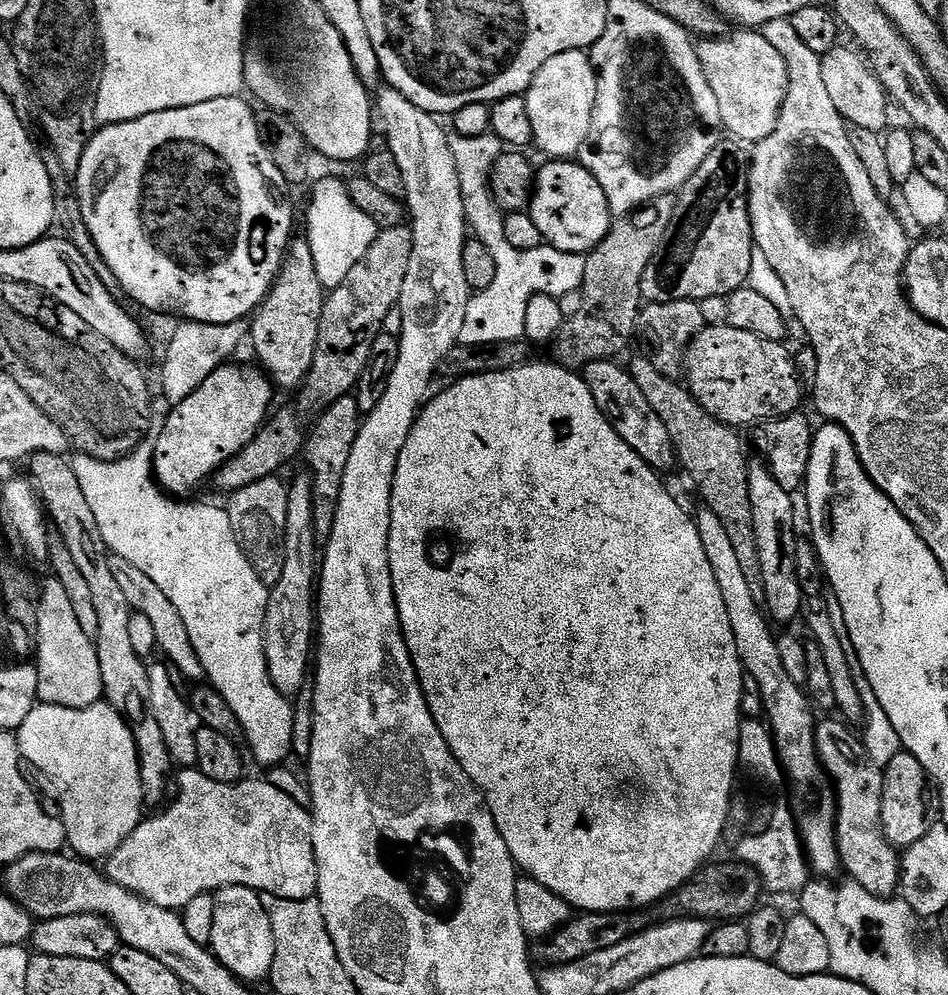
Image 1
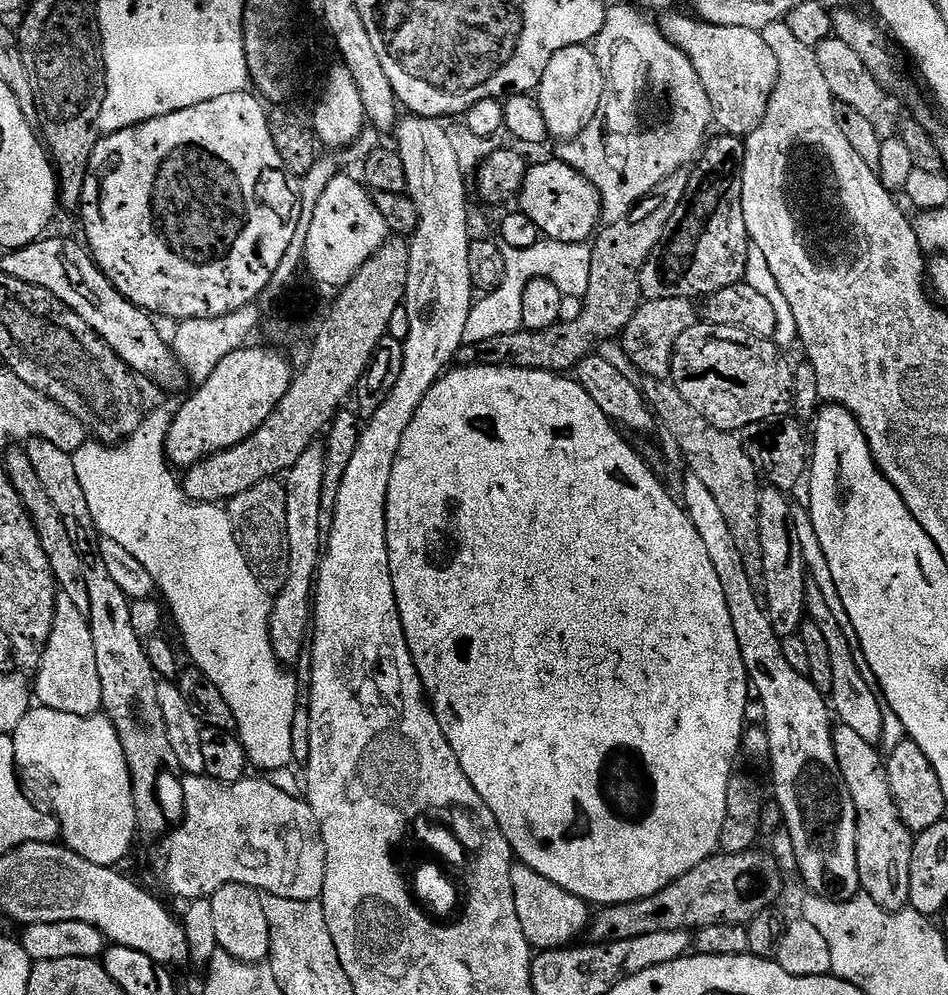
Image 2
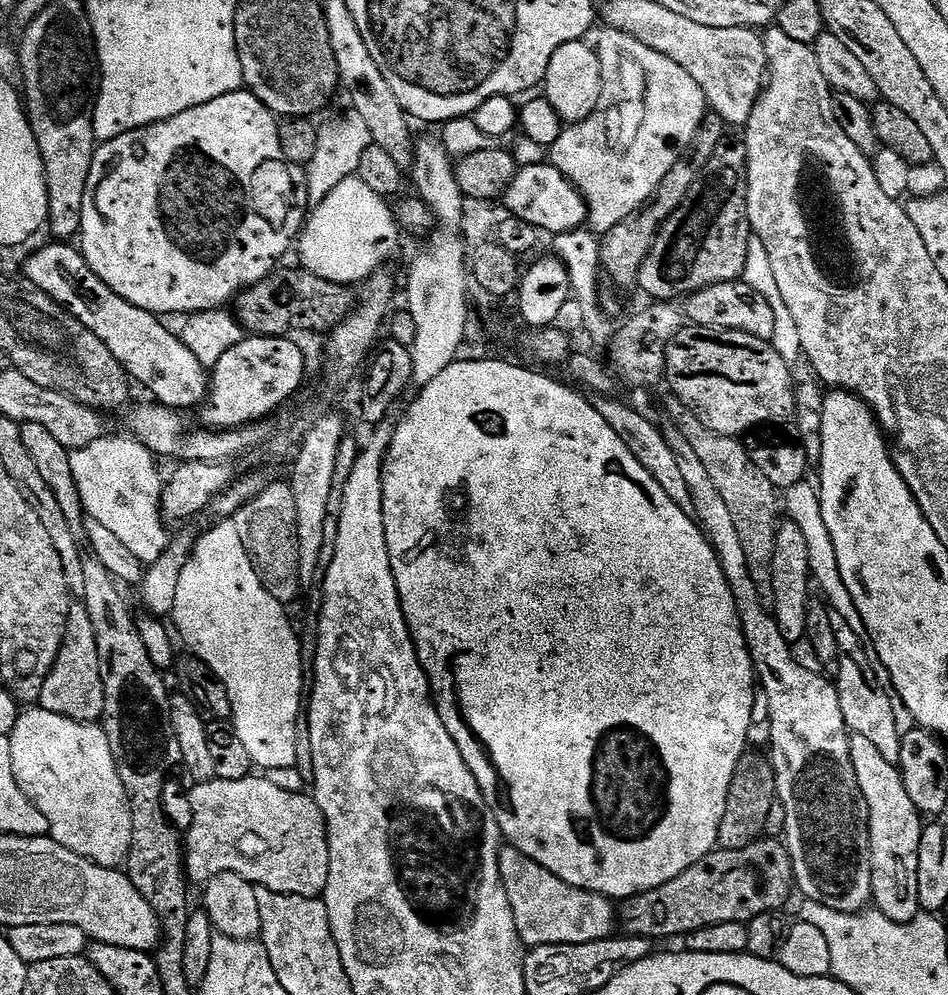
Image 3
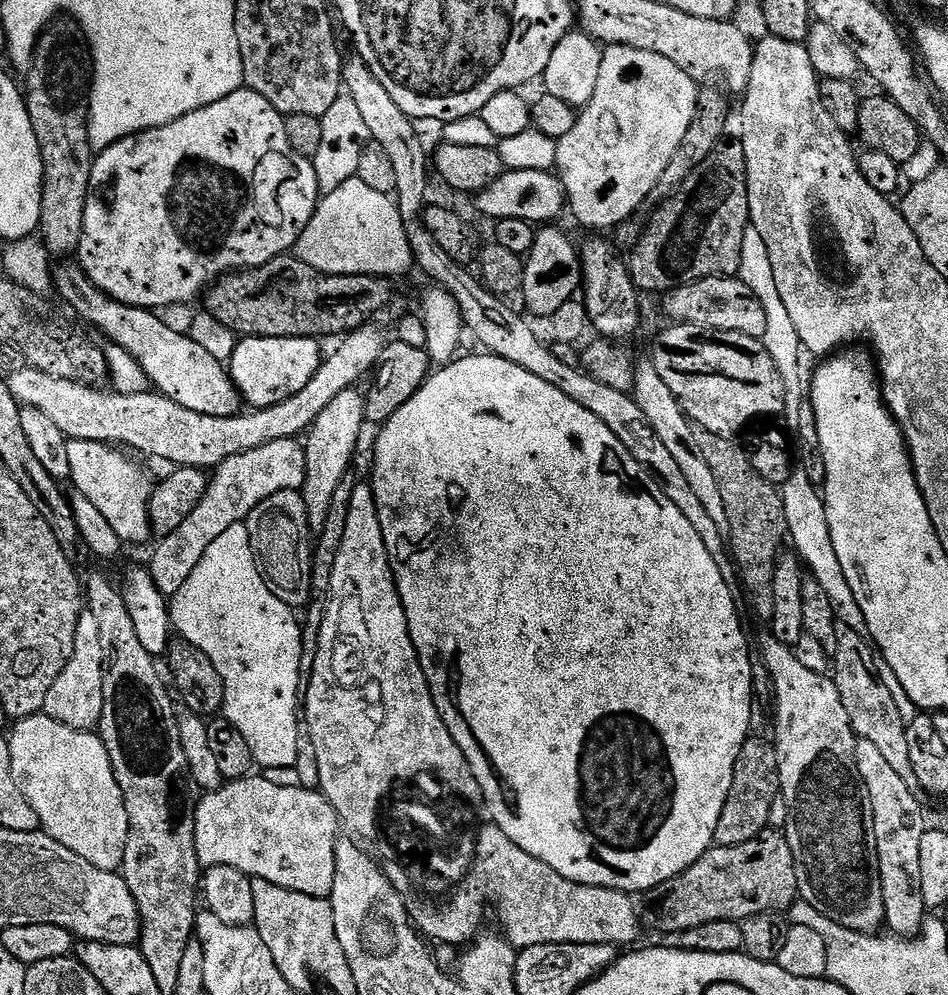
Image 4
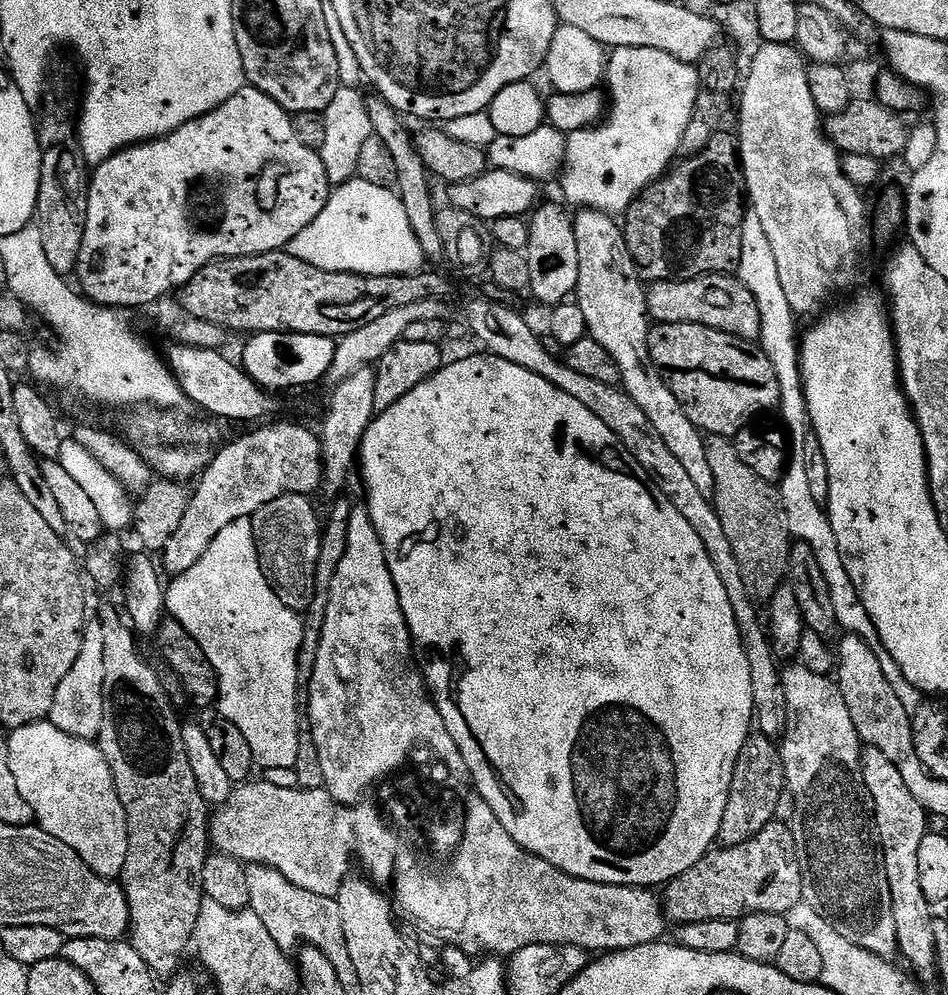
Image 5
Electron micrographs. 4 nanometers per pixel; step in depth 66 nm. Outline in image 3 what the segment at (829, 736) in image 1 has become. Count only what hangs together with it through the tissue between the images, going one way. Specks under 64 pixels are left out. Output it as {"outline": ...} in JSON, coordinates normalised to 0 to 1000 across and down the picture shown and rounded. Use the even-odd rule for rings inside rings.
{"outline":[[[900,739],[896,752],[897,766],[900,767],[901,779],[905,782],[905,794],[909,794],[909,802],[914,802],[916,811],[916,857],[920,875],[920,909],[923,916],[939,923],[939,927],[959,929],[973,917],[968,907],[968,850],[976,834],[976,829],[970,828],[973,818],[964,810],[964,806],[960,806],[960,798],[956,798],[948,771],[935,766],[935,762],[930,762],[929,756],[918,746],[918,742]]]}

